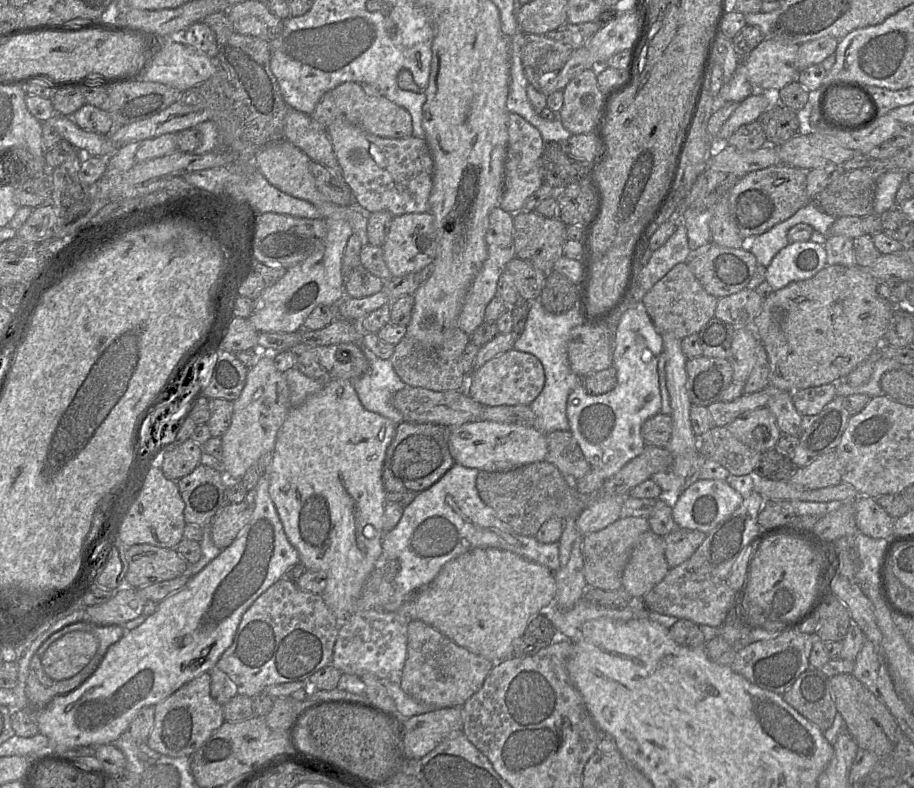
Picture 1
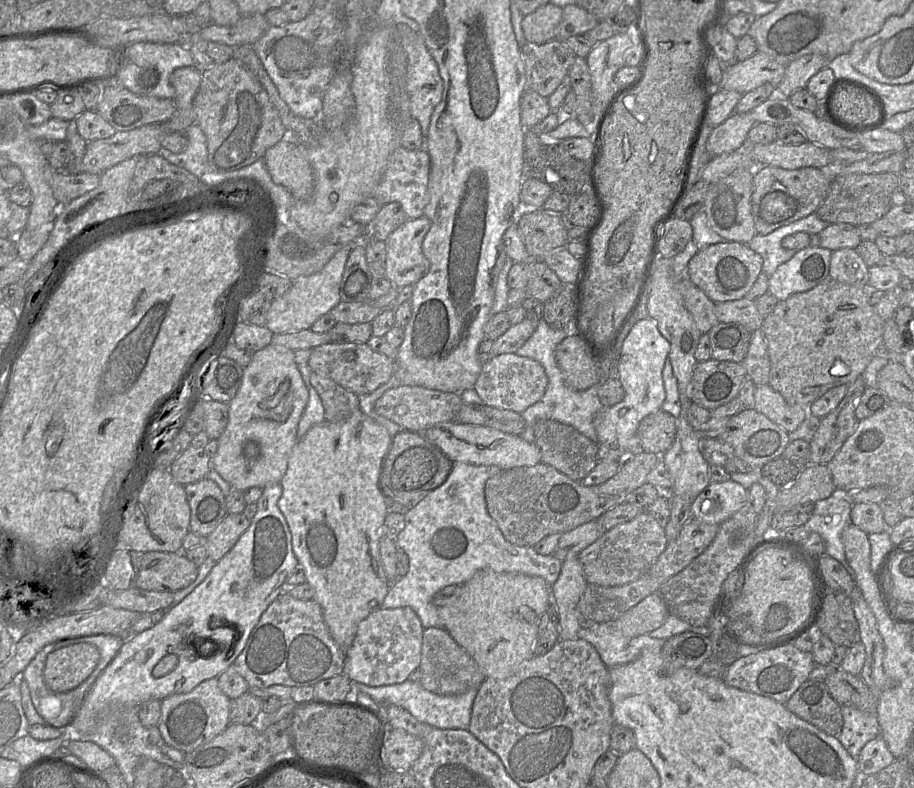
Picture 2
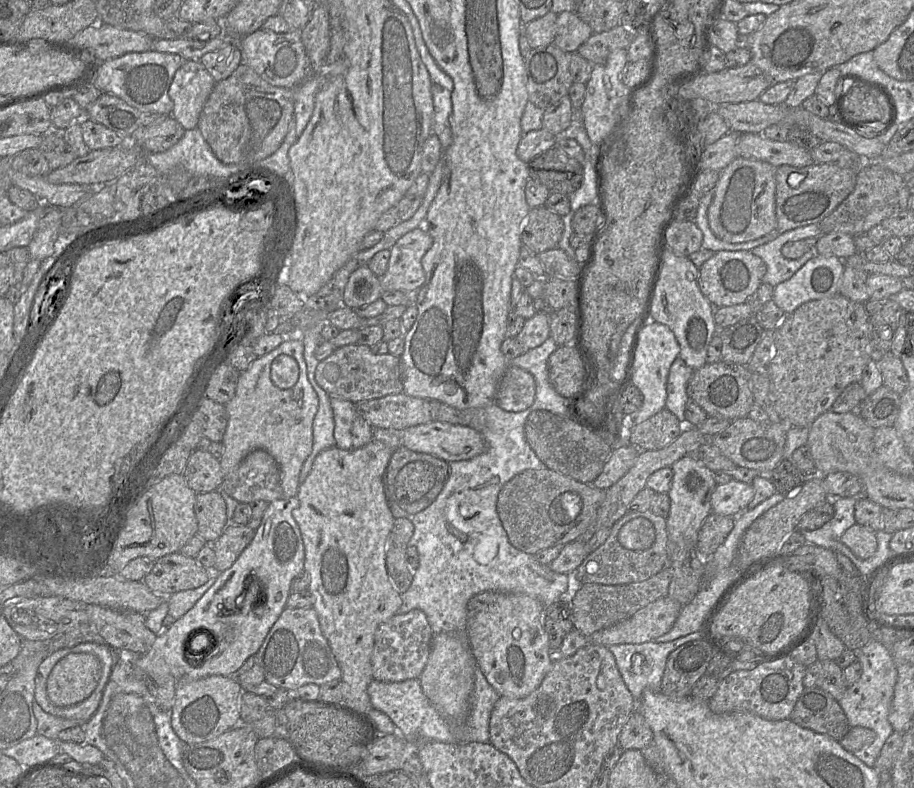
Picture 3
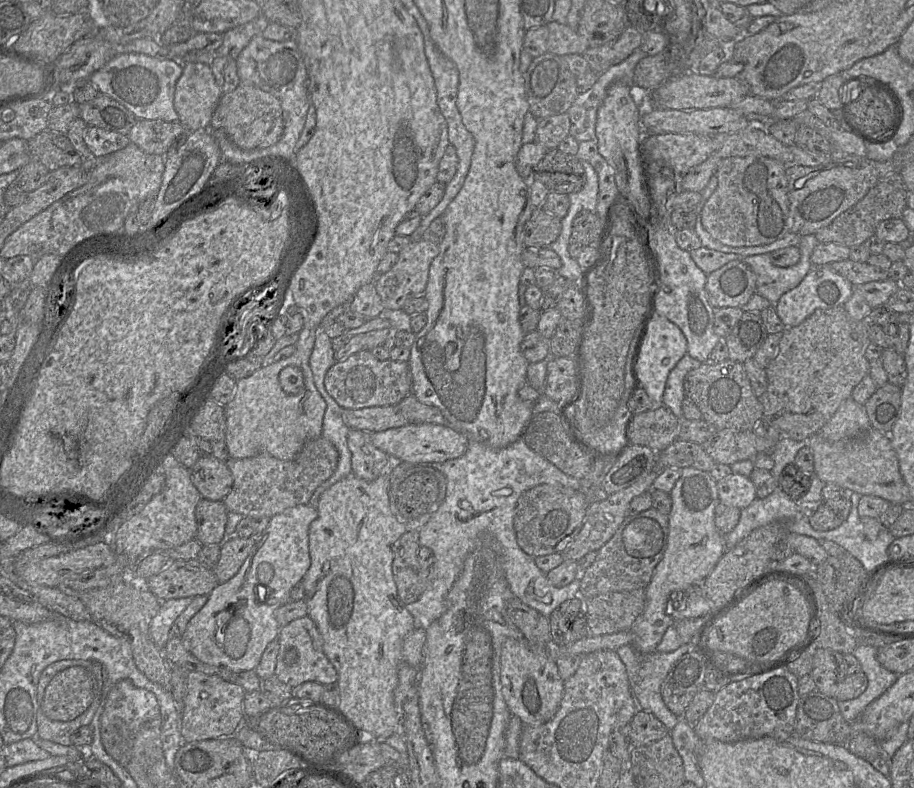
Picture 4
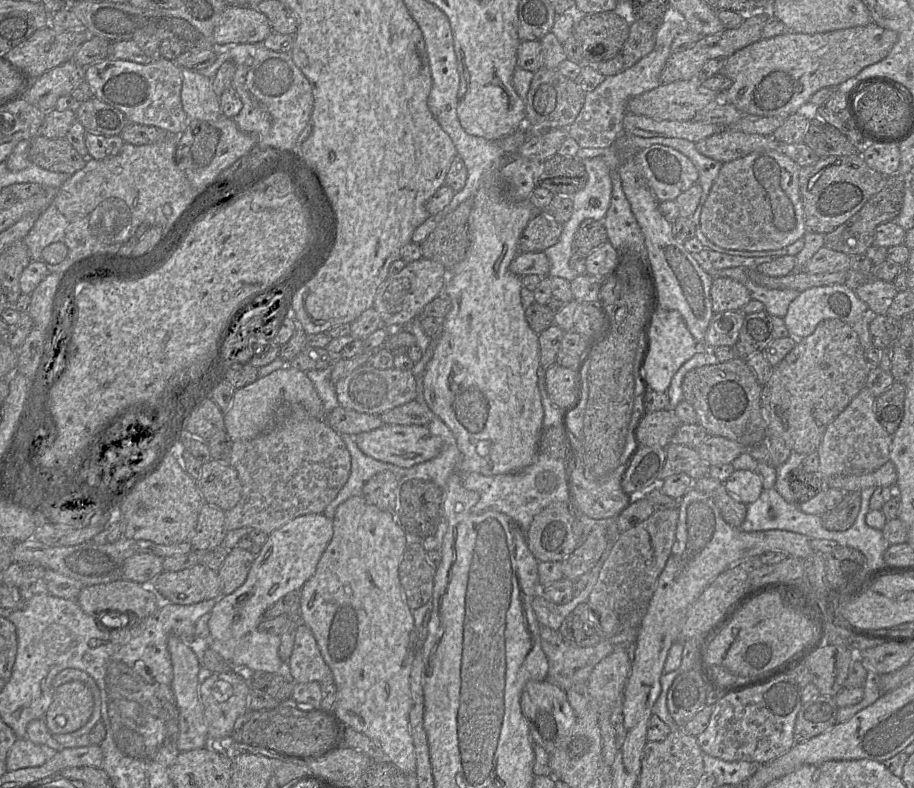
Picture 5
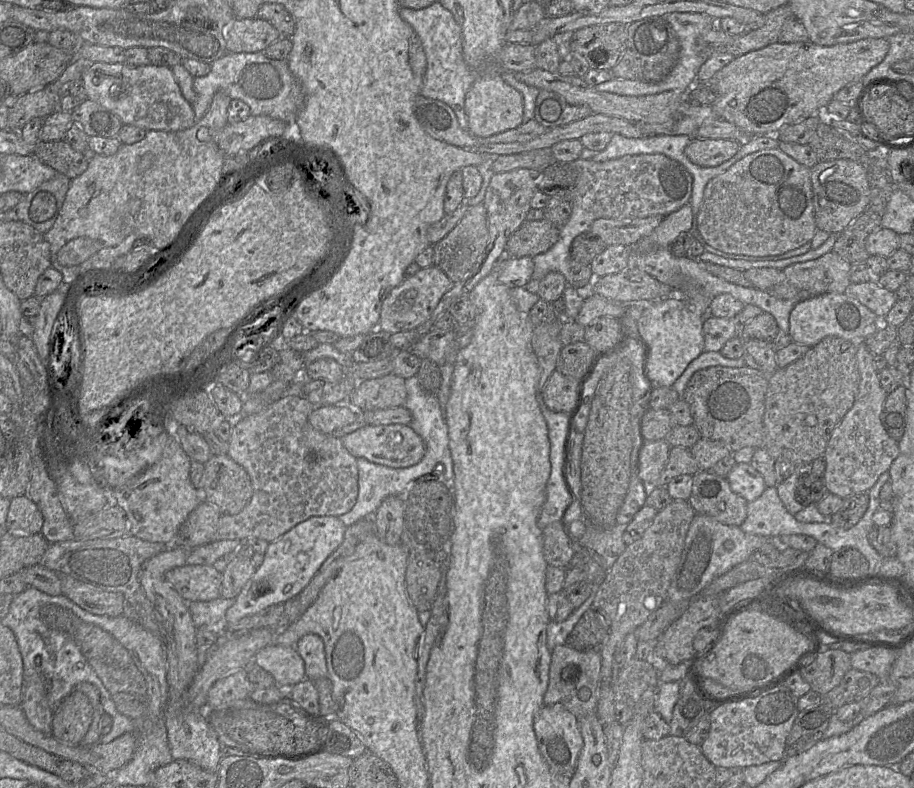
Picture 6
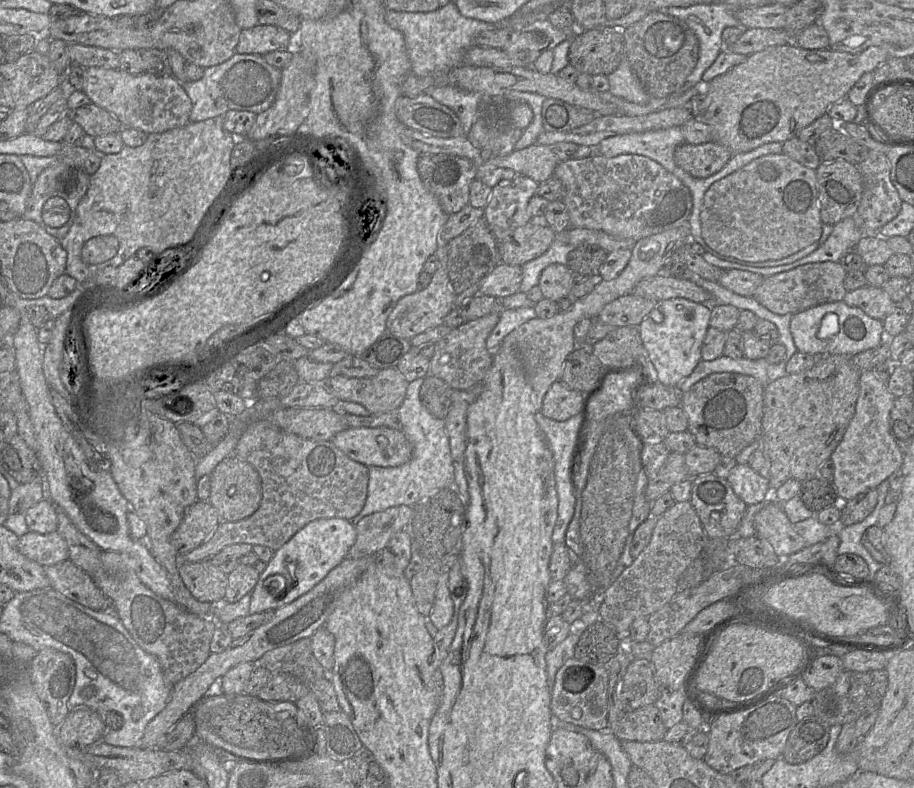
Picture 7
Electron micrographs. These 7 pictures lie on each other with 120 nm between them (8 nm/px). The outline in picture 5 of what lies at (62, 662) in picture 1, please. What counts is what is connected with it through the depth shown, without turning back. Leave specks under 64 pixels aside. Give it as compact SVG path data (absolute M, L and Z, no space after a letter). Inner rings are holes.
M71 681L54 689L44 720L54 734L72 733L87 724L94 711L94 697L82 682Z

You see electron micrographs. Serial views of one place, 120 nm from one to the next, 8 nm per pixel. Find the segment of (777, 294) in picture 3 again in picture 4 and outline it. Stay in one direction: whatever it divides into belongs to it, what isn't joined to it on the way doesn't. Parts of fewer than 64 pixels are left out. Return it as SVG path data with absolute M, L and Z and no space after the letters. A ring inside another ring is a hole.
M813 267L801 283L781 296L776 311L786 328L801 324L818 309L843 306L854 292L854 285L828 267Z

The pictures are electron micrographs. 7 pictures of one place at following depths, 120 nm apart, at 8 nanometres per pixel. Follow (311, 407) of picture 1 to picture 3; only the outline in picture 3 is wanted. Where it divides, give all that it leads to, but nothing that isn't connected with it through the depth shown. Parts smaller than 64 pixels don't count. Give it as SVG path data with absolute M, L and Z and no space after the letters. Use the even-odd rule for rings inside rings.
M376 439L372 440L367 445L354 450L343 450L337 446L323 450L314 459L311 471L306 479L299 485L296 495L296 498L299 501L299 507L292 511L293 518L300 529L304 544L304 570L307 572L310 579L308 591L313 596L312 607L318 615L322 633L327 639L342 672L341 680L344 683L343 703L374 726L376 723L369 714L369 711L371 711L374 707L371 703L367 689L372 680L374 680L372 674L371 656L374 649L375 632L382 623L399 613L399 609L402 604L401 595L394 588L386 568L387 538L393 528L395 518L391 514L385 494L384 475L392 453L393 450L391 448Z

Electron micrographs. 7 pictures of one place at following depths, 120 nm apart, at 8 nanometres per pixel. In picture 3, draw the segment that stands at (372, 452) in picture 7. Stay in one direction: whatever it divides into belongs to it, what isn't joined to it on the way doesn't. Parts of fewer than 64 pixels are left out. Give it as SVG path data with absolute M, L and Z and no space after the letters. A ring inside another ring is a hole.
M439 421L402 430L399 439L400 445L412 451L430 454L448 463L469 460L486 448L477 430Z

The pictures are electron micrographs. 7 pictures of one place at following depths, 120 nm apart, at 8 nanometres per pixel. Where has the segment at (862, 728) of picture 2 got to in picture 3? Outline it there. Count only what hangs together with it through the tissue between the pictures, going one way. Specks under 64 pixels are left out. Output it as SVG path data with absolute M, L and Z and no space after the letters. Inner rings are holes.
M872 639L865 646L854 651L862 665L862 675L858 681L848 687L839 703L847 716L850 728L865 727L876 733L875 740L869 746L852 753L873 768L885 741L894 732L889 722L889 712L898 674L889 648L880 641Z

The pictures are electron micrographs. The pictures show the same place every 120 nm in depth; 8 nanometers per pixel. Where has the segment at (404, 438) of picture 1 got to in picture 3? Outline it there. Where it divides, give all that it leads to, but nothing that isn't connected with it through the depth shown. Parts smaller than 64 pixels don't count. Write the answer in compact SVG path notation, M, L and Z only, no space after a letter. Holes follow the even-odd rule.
M402 445L393 450L384 475L388 504L395 504L410 514L429 507L445 486L449 476L449 463L430 454L412 451Z

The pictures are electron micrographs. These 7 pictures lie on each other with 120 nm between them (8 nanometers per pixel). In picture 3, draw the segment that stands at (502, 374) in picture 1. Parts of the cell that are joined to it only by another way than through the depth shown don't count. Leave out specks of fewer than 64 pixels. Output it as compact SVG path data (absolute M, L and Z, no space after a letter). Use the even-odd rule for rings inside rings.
M510 364L499 381L494 403L504 411L520 412L533 404L535 395L533 376Z

